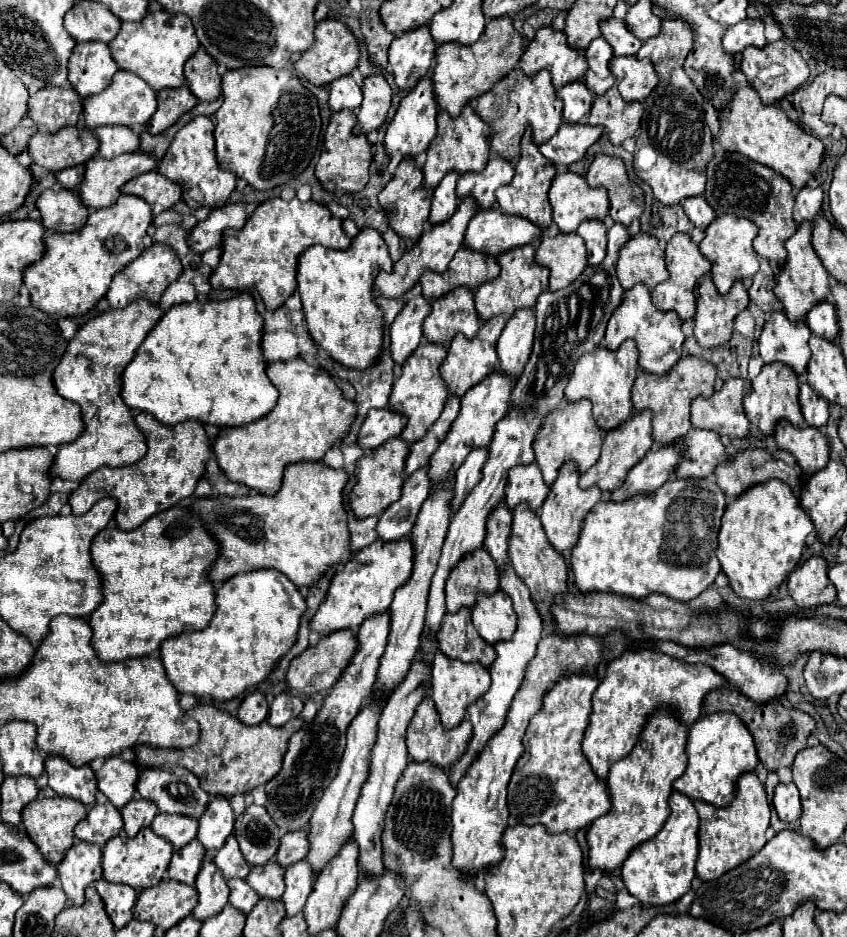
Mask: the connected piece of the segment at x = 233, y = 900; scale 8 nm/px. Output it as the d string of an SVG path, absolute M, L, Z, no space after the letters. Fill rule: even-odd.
M231 879L227 883L229 883L229 889L231 889L229 903L233 907L237 907L241 913L247 915L255 907L255 903L259 901L259 895L243 879Z

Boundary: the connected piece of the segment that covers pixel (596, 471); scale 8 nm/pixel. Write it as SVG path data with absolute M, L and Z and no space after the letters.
M641 411L637 415L633 415L631 419L627 419L627 423L621 423L619 427L615 427L615 431L607 431L605 433L605 441L603 441L603 449L601 449L601 457L599 461L581 475L579 485L581 487L591 487L591 485L599 485L601 491L609 493L613 489L619 489L625 483L627 471L639 463L639 459L643 459L643 455L647 455L651 451L653 445L653 435L651 435L651 411Z

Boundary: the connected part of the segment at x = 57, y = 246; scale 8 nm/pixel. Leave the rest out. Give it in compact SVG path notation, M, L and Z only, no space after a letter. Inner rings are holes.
M121 195L115 205L103 211L93 211L79 231L49 233L43 257L23 273L23 283L31 293L33 307L55 319L85 315L99 299L105 297L113 277L143 253L143 237L151 223L153 213L143 199Z

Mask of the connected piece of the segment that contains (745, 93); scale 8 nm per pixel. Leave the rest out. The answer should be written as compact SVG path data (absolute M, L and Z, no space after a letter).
M737 87L729 107L719 111L719 143L725 151L737 151L741 155L747 155L749 159L755 159L757 163L763 163L783 175L791 181L793 187L801 189L805 183L813 177L813 171L819 167L825 147L821 139L815 135L803 131L797 123L793 123L787 113L779 105L761 105L761 99L757 91L747 87Z

